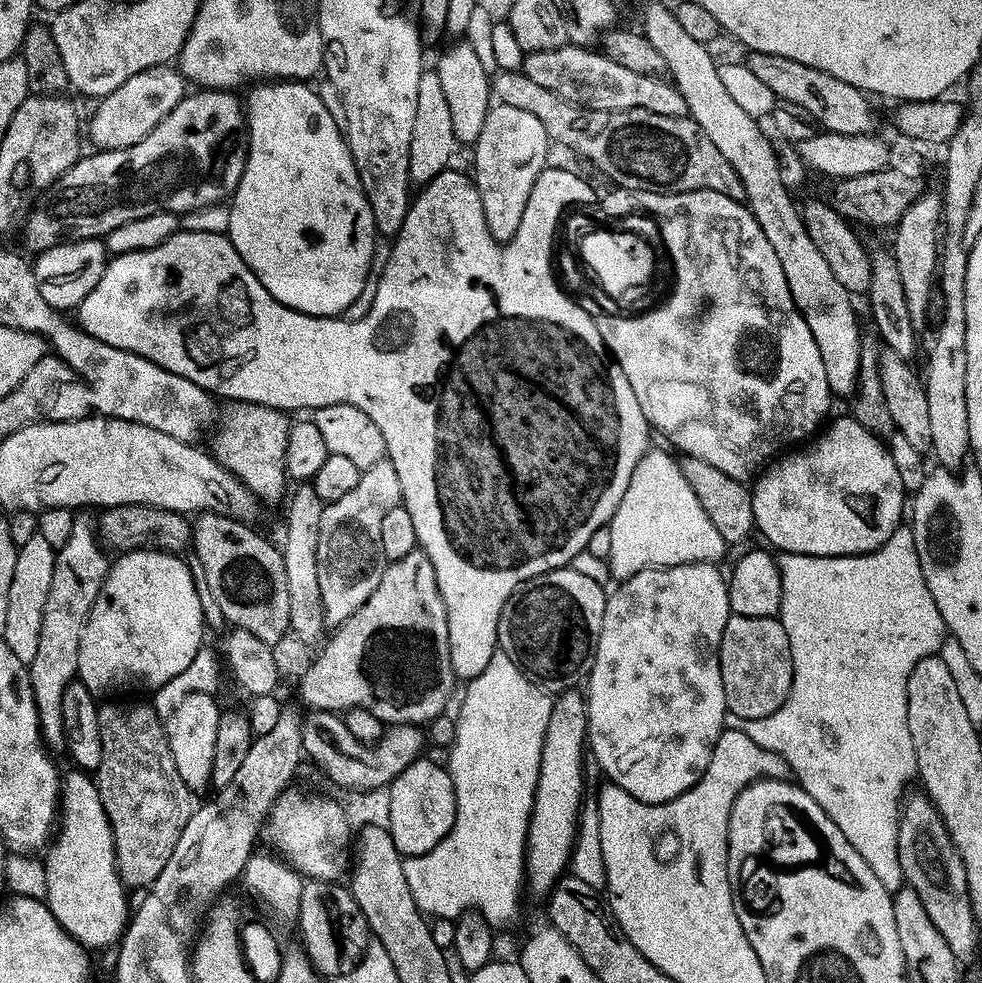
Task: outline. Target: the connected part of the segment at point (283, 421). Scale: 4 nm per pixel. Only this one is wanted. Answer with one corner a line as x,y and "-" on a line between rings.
232,402
227,407
225,412
223,409
211,433
213,434
211,455
215,456
227,472
234,473
255,494
257,501
280,499
283,501
284,483
289,483
290,480
284,466
290,420
284,417
287,415
281,409
271,408
266,404

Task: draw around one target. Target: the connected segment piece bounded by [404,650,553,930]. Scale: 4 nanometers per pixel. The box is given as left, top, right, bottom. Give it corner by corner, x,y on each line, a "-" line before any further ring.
499,650
492,655
490,662
486,662
486,668
477,676
467,681
468,689
460,700
460,713
455,713
456,733
448,748
448,773
454,786
456,795
456,817
454,826
434,846
434,850
426,850
426,854
410,856
404,860
404,873
406,882
410,882
410,894
414,894
414,902
420,907
420,911
432,918
456,918
462,912
473,910
481,912
486,922
491,924
493,929
500,930
503,924
508,924
520,912
520,887
523,889
526,884
526,873
524,871
524,850
528,847
528,819
534,806
534,794
538,786
538,774
542,762
542,746
546,738
546,726
550,722
550,710
552,709
553,697
544,689
539,688
528,676
522,674
522,670
504,652

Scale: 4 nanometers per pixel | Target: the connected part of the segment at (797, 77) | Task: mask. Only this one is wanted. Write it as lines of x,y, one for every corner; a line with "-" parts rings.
749,51
745,53
742,62
770,87
777,99
800,104
825,131
847,136
865,136
871,135
876,130
876,118
870,109
869,97
860,88
851,86
850,83
843,82
832,74
826,74
821,68
806,66
805,63
782,55

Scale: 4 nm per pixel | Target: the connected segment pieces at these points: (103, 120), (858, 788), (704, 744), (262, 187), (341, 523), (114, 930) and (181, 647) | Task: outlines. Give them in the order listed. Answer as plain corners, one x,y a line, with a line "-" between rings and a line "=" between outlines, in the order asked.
159,64
150,70
142,70
142,74
134,74
134,78
126,78
118,90
103,97
92,116
92,140
100,150
118,150
134,146
134,142
142,142
178,102
186,95
186,81
179,67
=
902,524
896,528
894,534
886,540
878,551
854,556
814,556
781,553
777,561
781,572
781,606
778,613
778,619
782,626
785,627
786,635
790,642
790,651
793,655
793,684
790,686
789,696
783,702
781,708
776,710
774,714
770,714
769,717
764,718
741,720
739,721
738,727
741,728
747,736
754,738
754,742
758,742
758,746
762,746
766,750
778,754
785,760
785,762
787,762
788,771
794,777
795,783
799,784
802,790
806,790
806,794
810,794
810,798
814,798
814,802
818,802
818,806
822,806
822,810
826,810
826,814
830,814
834,826
838,826
838,830
842,830
842,834
846,834
846,842
850,842
850,846
854,846
854,850
858,850
858,854
862,854
862,862
866,862
866,866
870,866
870,870
874,870
874,878
878,878
878,882
882,882
882,886
886,886
886,890
894,894
900,888
905,887
904,875
902,874
902,862
900,861
900,818
902,815
902,801
906,796
904,787
906,787
911,780
914,780
914,777
916,776
914,742
912,741
912,735
910,734
910,722
906,722
906,682
910,682
910,670
914,670
914,666
918,662
922,662
922,658
937,655
940,647
944,645
946,639
944,619
942,618
942,614
938,614
938,606
930,594
930,586
926,586
926,578
922,574
922,566
918,560
917,548
914,546
913,532
911,527
908,527
907,525
=
715,563
675,564
669,568
644,568
635,572
629,580
619,585
616,593
606,599
606,610
602,614
602,630
598,638
596,656
590,662
590,675
587,677
586,699
588,702
588,739
587,747
596,764
608,775
607,779
634,798
647,804
661,804
678,798
690,786
700,781
700,775
710,762
710,754
716,745
716,739
726,727
724,716
728,712
726,695
723,693
722,670
719,668
719,643
722,642
723,627
729,618
728,581
725,573
720,573
=
281,80
279,82
260,82
252,87
254,88
248,92
248,100
246,96
248,157
246,157
246,166
242,170
242,178
230,197
228,208
230,226
226,235
238,250
240,257
246,262
248,269
260,279
262,286
266,286
266,290
275,300
311,316
339,317
358,298
358,294
362,293
362,288
366,286
368,280
368,272
371,270
372,256
378,252
378,246
376,246
378,233
374,214
368,201
368,195
364,193
364,187
358,178
358,170
352,157
352,151
348,148
345,129
341,121
324,105
319,91
307,83
=
389,460
374,462
374,466
363,469
358,478
358,486
349,490
342,498
325,503
322,510
322,522
318,522
318,587
322,590
322,606
324,607
324,623
335,626
346,622
366,598
378,586
380,576
384,573
386,561
382,550
382,517
394,506
401,504
400,483
398,473
=
87,771
64,772
60,781
60,807
58,809
58,831
43,857
46,872
46,903
54,918
77,941
88,950
115,945
124,935
130,919
130,904
126,885
120,880
116,868
116,847
102,798
96,789
95,779
=
139,548
137,552
117,555
115,559
111,561
108,577
104,579
94,606
88,611
88,621
84,624
78,646
76,676
84,683
86,690
97,698
104,698
115,688
155,690
162,687
186,670
205,643
201,589
184,558
174,552
160,552
157,548

